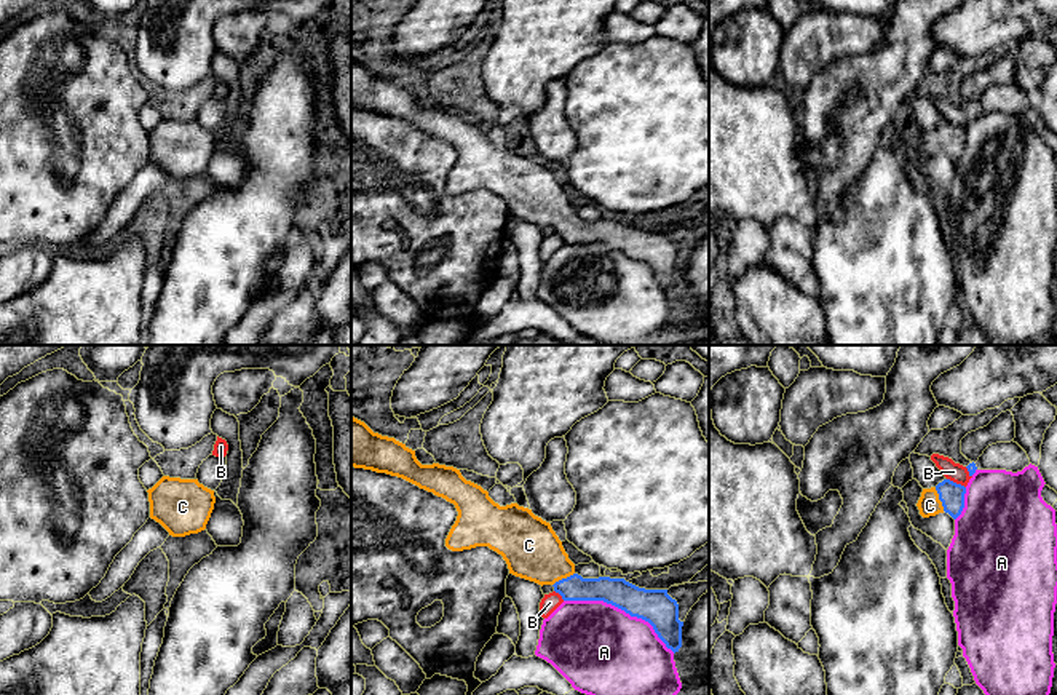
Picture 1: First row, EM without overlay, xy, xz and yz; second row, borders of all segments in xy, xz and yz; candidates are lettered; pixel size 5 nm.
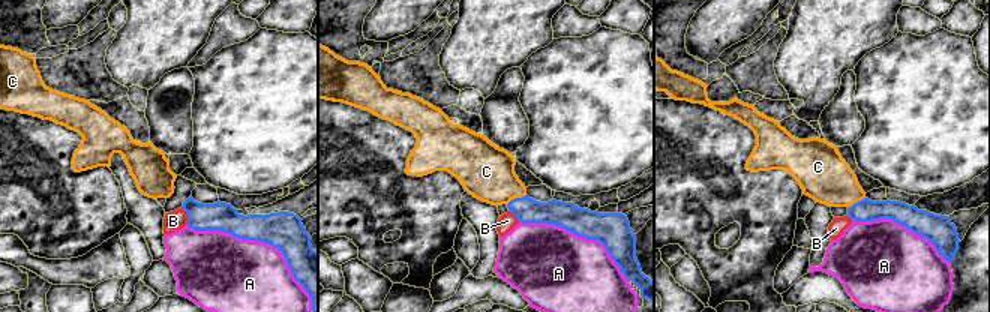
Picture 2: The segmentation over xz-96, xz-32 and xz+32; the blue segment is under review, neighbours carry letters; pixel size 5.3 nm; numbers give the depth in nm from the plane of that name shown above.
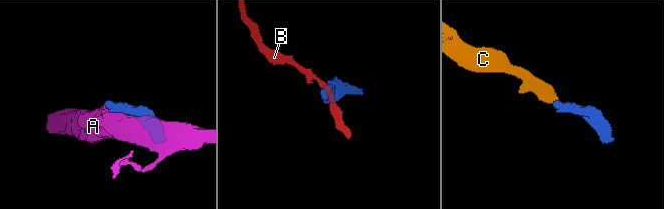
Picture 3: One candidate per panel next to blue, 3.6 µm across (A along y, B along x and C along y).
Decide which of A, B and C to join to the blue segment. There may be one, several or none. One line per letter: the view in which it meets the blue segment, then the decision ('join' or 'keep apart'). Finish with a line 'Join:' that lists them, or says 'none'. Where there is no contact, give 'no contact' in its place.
A: meets blue in xz; keep apart
B: meets blue in yz; keep apart
C: meets blue in yz; join
Join: C

